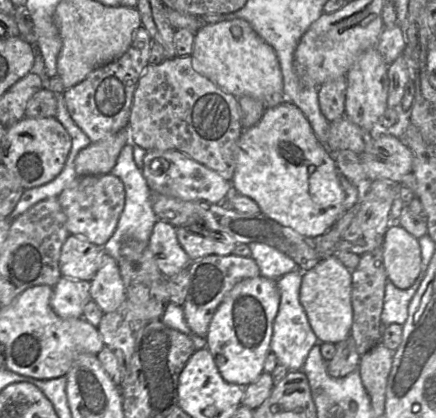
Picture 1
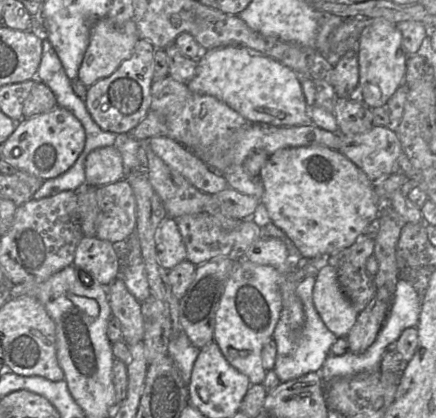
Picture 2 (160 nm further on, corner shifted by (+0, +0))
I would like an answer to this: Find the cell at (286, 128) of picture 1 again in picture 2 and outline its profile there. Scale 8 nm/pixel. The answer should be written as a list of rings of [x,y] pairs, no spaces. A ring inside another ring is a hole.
[[[291,147],[270,155],[259,178],[264,187],[260,200],[265,219],[280,229],[296,248],[300,257],[328,257],[351,246],[376,224],[383,200],[379,200],[376,183],[347,157],[326,147]]]

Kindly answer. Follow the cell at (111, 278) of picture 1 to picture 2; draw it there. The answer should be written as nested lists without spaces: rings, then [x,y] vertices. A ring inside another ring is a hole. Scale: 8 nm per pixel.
[[[120,276],[106,289],[112,317],[121,325],[123,341],[128,345],[142,342],[144,327],[140,303],[127,290]]]

